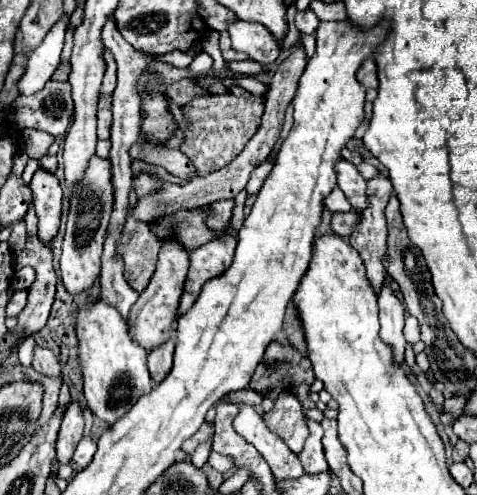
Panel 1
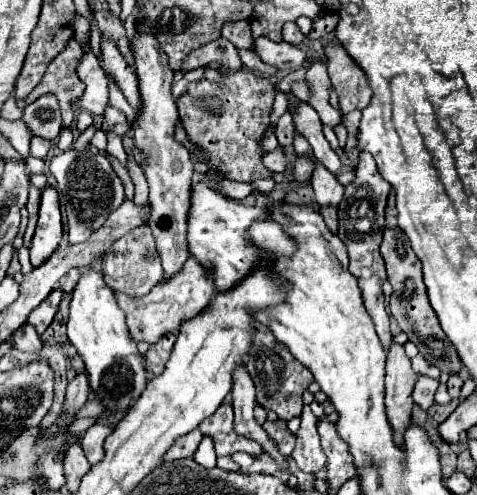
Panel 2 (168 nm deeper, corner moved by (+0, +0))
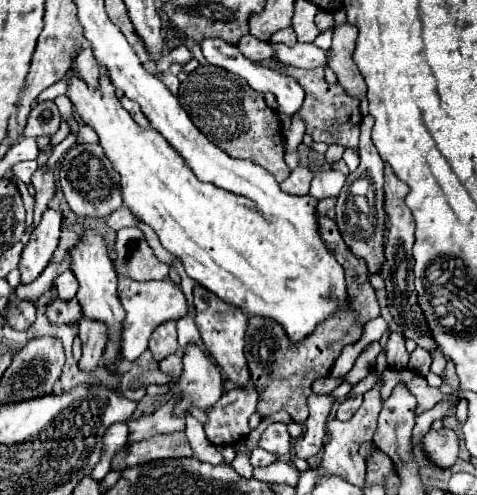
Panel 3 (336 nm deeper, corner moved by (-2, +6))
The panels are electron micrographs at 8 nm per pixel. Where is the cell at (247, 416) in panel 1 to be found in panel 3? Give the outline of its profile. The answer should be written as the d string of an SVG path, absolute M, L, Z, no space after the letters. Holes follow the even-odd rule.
M194 287L194 307L196 307L196 325L200 329L206 349L212 353L212 357L216 359L220 369L228 375L228 379L236 387L240 387L240 389L250 387L250 371L248 371L246 357L244 357L244 333L248 327L246 313L242 309L238 309L236 305L222 301L220 297L216 297L214 293L210 293L204 287Z

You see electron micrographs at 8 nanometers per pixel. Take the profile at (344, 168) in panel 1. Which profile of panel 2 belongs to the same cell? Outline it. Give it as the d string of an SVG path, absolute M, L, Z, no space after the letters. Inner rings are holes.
M286 93L286 99L288 99L288 111L292 113L296 131L312 145L314 155L326 165L326 169L330 173L336 173L342 167L342 163L340 163L338 155L330 149L330 145L322 133L322 123L320 123L318 113L308 103L298 101L292 93Z

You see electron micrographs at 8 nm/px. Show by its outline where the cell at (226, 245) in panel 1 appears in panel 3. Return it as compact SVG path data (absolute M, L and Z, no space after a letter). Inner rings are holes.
M162 279L162 281L148 281L148 283L138 283L132 281L126 291L120 293L122 307L126 309L126 319L122 327L122 357L128 361L134 361L138 355L142 355L148 349L148 339L152 331L166 321L178 321L184 315L188 315L188 301L182 293L182 287L172 283L172 279Z

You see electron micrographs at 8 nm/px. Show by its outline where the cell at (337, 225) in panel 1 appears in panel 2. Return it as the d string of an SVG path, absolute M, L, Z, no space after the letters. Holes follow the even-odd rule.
M330 205L320 207L320 213L322 213L322 217L324 217L326 227L328 227L332 233L336 233L336 229L338 229L338 211L336 211L336 207L330 207Z

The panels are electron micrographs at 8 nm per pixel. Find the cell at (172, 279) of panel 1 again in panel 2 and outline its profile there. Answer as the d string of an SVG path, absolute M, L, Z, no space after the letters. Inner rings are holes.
M136 29L132 41L134 51L134 69L140 79L140 93L142 93L142 111L138 115L138 121L134 125L134 145L140 147L146 155L152 155L148 159L148 167L144 167L144 175L150 187L150 221L148 227L152 229L152 235L156 239L164 277L170 277L178 273L184 265L184 261L190 257L188 247L184 243L186 235L186 217L188 217L188 187L192 183L192 161L188 151L180 147L180 143L174 141L174 127L180 121L178 111L170 93L174 71L168 65L168 57L162 51L160 43L152 33L142 33Z

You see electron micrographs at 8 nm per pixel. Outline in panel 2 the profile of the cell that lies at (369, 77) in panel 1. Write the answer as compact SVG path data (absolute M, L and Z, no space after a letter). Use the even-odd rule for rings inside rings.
M326 43L324 57L328 63L328 77L340 99L340 113L364 109L370 103L370 87L364 71L356 67L340 43Z

